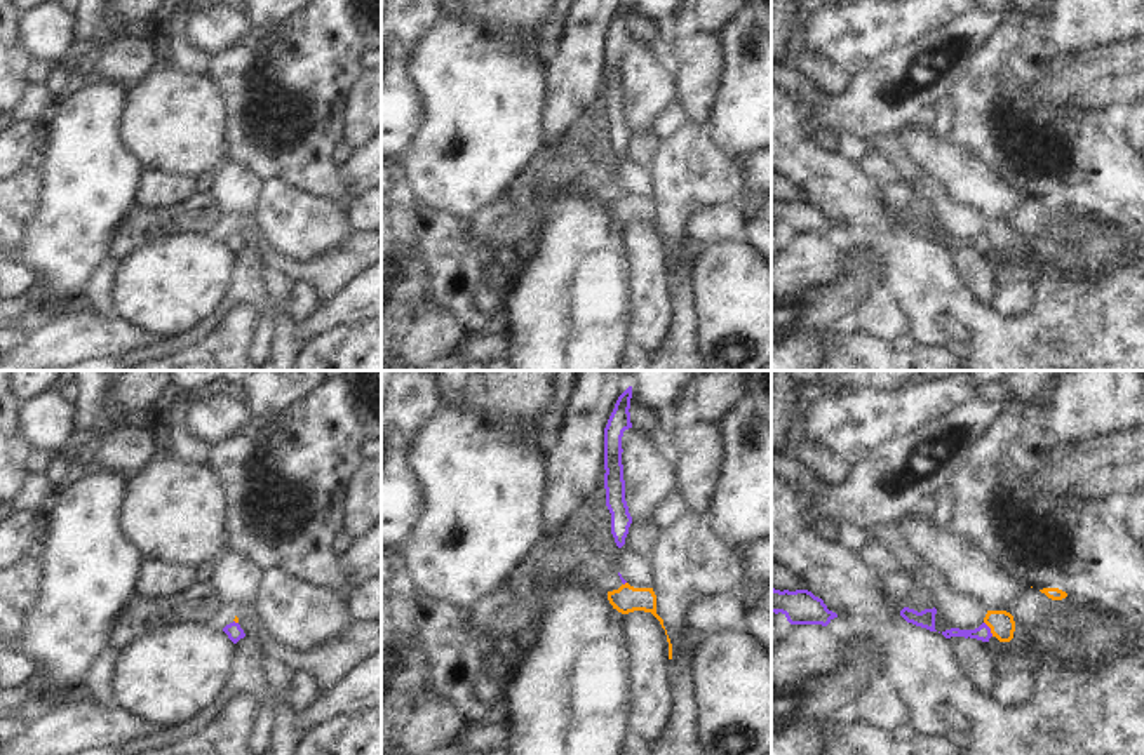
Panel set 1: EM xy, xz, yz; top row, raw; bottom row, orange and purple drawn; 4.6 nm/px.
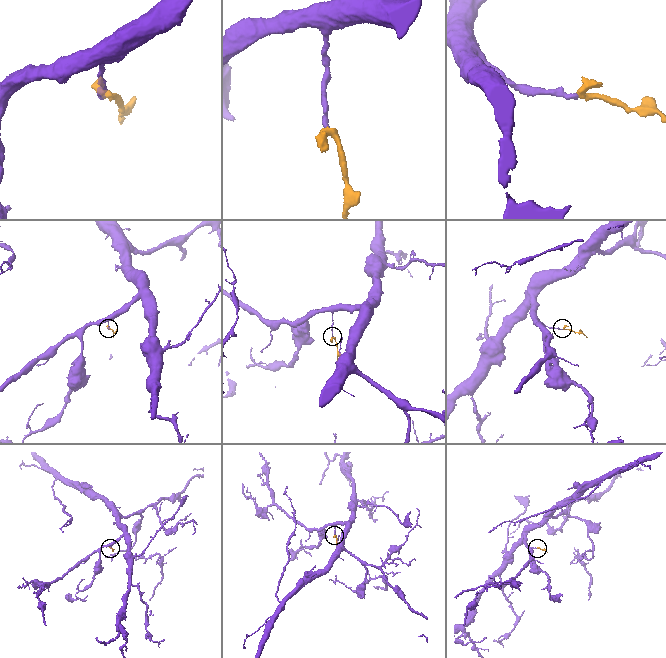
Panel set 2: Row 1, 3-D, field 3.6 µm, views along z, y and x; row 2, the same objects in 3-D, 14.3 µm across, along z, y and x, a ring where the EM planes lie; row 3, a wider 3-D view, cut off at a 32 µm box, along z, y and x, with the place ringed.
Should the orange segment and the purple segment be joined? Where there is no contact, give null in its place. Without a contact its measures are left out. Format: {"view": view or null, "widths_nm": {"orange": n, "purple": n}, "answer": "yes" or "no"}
{"view": "yz", "widths_nm": {"orange": 120, "purple": 70}, "answer": "no"}

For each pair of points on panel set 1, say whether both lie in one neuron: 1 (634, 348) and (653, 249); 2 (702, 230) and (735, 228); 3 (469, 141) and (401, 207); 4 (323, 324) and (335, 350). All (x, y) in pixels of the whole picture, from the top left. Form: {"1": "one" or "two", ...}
{"1": "two", "2": "one", "3": "two", "4": "two"}

